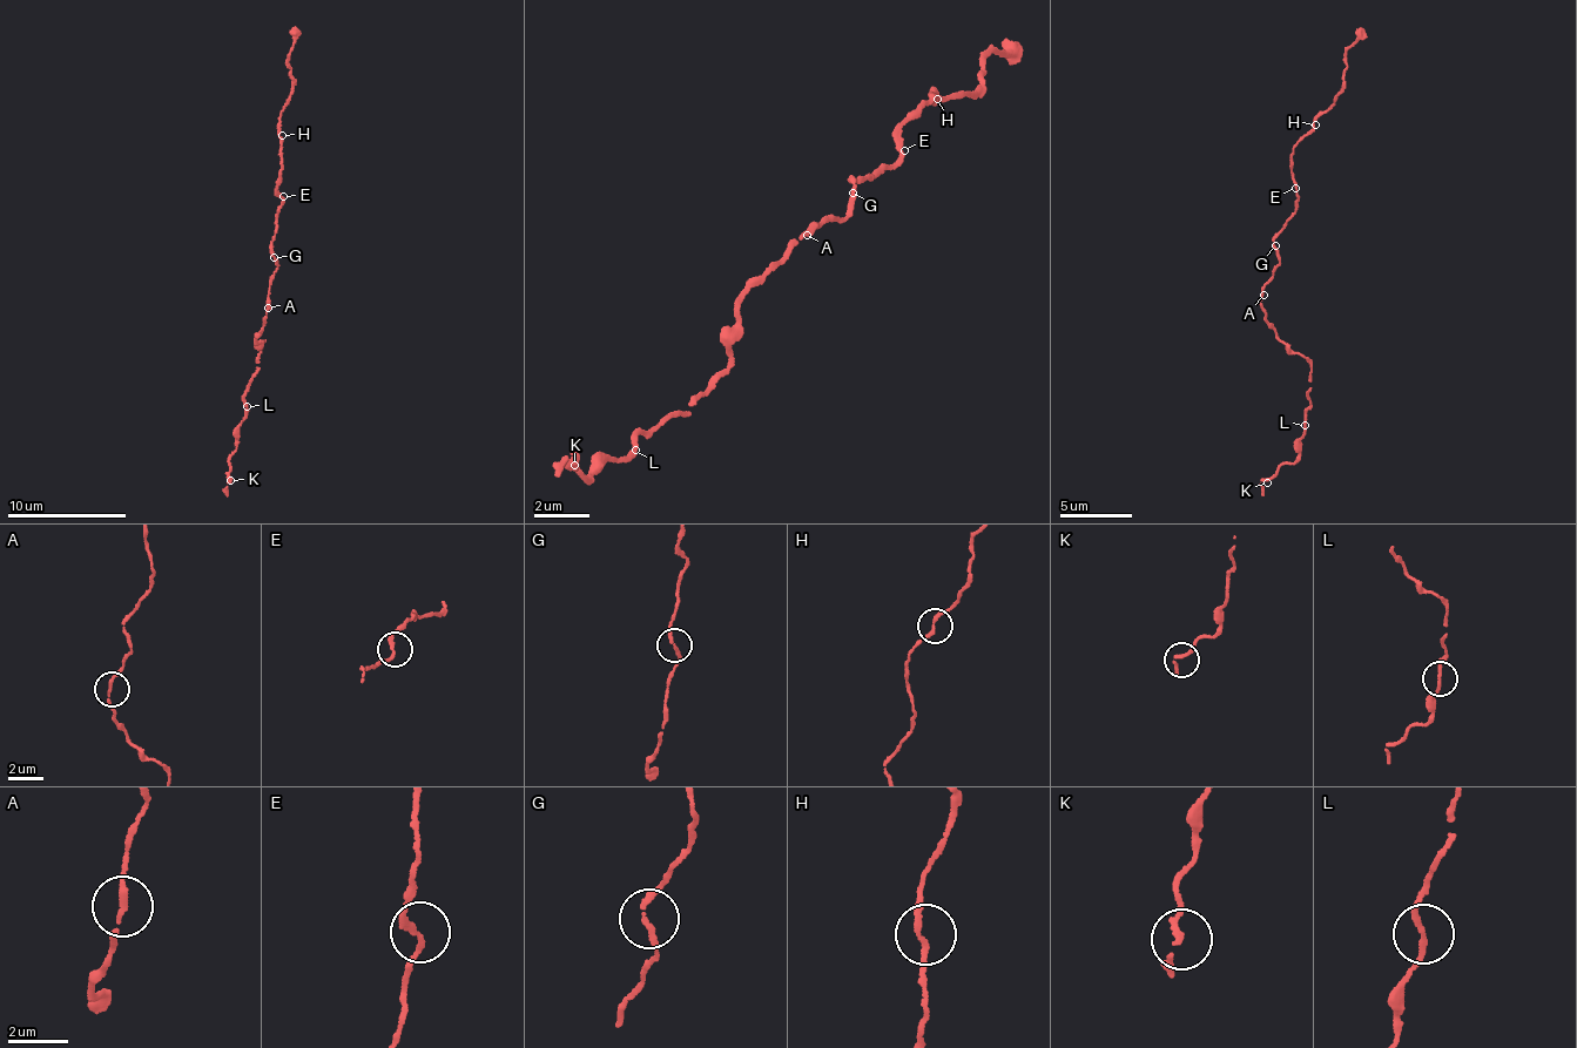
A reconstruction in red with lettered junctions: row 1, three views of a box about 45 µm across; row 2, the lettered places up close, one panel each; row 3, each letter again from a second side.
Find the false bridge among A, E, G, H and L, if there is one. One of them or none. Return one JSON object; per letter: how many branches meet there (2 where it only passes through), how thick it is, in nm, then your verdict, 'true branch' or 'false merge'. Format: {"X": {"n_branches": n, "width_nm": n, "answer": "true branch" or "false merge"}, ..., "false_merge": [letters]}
{"A": {"n_branches": 2, "width_nm": 160, "answer": "true branch"}, "E": {"n_branches": 2, "width_nm": 160, "answer": "true branch"}, "G": {"n_branches": 2, "width_nm": 160, "answer": "true branch"}, "H": {"n_branches": 2, "width_nm": 160, "answer": "true branch"}, "L": {"n_branches": 2, "width_nm": 160, "answer": "true branch"}, "false_merge": []}

